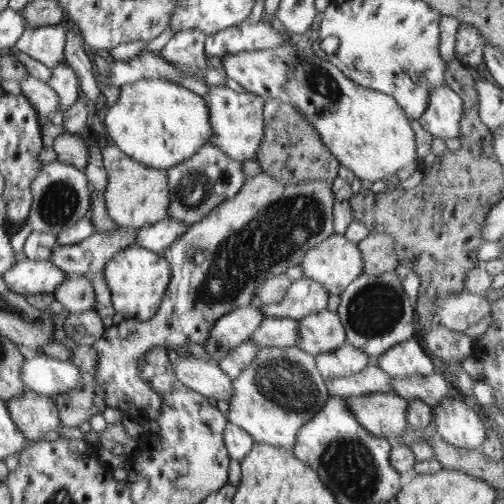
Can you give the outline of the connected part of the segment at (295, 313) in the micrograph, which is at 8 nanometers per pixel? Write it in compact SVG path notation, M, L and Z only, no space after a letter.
M302 277L291 281L287 295L276 304L260 305L266 317L298 320L326 309L329 292L322 283Z

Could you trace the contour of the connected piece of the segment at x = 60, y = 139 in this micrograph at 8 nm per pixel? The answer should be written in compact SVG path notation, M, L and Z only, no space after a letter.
M62 133L53 141L53 149L58 157L56 161L70 164L80 170L85 170L88 165L89 144L83 134Z

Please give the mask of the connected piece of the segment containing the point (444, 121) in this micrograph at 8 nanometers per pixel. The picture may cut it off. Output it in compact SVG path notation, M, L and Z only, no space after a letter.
M444 84L430 91L428 106L418 121L433 137L447 140L461 135L462 117L463 100Z

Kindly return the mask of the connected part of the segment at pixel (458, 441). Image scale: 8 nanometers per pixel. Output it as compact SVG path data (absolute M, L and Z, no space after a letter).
M456 390L446 395L439 406L432 406L438 437L465 450L481 450L486 428L474 410L462 402Z

